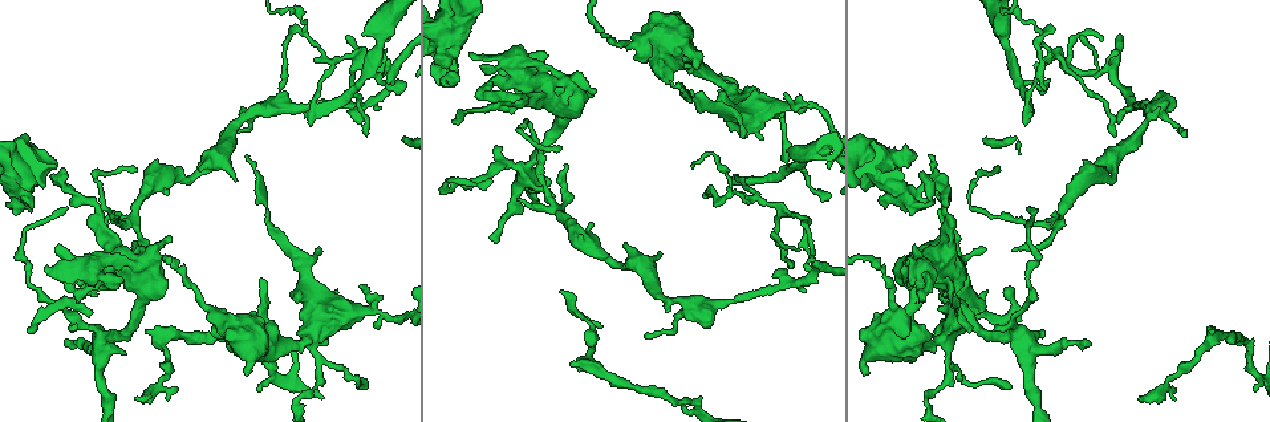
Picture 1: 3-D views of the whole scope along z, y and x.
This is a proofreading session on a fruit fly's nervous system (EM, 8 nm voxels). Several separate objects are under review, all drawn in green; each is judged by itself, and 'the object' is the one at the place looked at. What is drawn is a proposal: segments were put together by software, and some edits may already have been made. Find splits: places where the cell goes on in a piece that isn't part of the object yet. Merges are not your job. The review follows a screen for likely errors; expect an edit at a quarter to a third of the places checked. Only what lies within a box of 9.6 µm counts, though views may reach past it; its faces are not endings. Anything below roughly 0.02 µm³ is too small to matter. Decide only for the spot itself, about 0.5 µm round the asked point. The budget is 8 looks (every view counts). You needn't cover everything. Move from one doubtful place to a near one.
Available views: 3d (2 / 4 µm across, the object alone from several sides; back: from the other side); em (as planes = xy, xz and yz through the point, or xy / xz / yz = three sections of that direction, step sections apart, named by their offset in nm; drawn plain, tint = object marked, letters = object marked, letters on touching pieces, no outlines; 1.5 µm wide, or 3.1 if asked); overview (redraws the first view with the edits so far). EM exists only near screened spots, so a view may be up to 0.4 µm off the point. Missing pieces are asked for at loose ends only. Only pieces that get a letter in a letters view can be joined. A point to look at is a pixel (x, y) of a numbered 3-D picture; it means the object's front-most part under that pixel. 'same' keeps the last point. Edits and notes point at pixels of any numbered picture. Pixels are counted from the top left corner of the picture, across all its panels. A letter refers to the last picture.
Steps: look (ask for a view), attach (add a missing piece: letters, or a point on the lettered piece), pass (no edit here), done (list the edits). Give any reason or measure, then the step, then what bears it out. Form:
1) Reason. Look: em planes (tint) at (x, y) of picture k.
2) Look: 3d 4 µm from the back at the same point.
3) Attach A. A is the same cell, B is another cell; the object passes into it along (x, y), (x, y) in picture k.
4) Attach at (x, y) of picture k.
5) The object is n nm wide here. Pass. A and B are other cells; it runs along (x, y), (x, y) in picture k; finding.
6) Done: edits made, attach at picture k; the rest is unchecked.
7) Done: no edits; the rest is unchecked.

Branch stops here. Look: em planes (letters) at (337, 291) of picture 1.

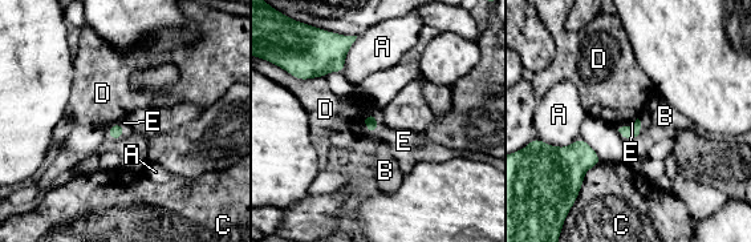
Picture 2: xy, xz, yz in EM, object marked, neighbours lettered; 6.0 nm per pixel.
Attach at (404, 144) of picture 2. E is the same cell, A, B, C and D are other cells; the object passes into it along (369, 121), (377, 125), (404, 144) in picture 2; it goes on there.

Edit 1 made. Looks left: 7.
An open end. Look: em xy step 8 (tint) at (686, 63) of picture 1.

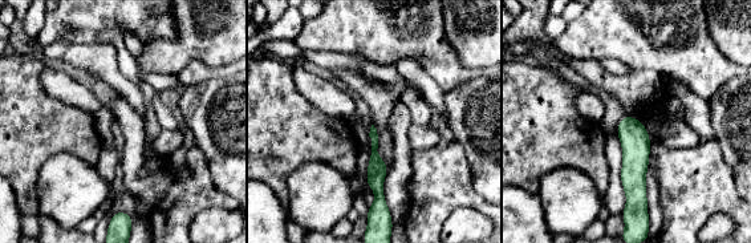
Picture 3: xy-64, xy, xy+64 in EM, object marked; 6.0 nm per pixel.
Cut it another way. Look: em planes (letters) at the same point.

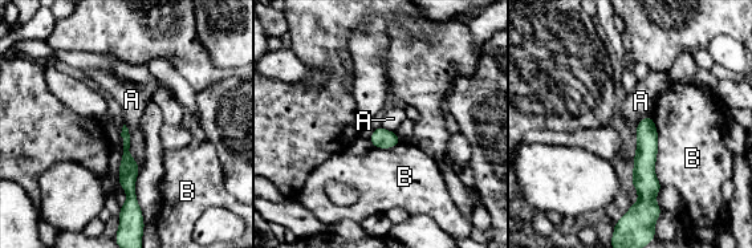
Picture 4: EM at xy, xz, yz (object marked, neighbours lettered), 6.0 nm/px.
Pass. A and B are other cells; it runs along (647, 120), (645, 200), (642, 206) in picture 4; none of them fits.

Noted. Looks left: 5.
An open end. Look: em planes (tint) at (235, 178) of picture 1.

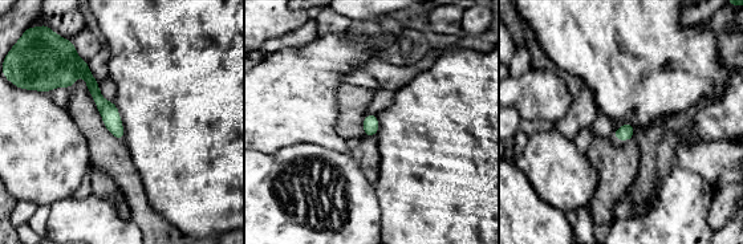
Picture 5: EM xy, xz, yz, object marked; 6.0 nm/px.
Look: em planes (letters) at the same point.

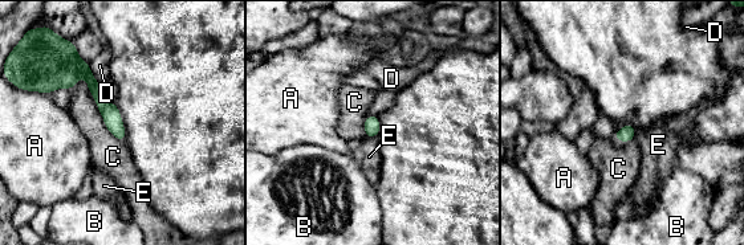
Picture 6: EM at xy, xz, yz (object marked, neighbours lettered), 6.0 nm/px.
Pass. A, B, C, D and E are other cells; it runs along (72, 69), (90, 80), (122, 137) in picture 6; no lettered piece goes on from it.

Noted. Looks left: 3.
Done: edits made, attach at picture 2; the rest is unchecked.

